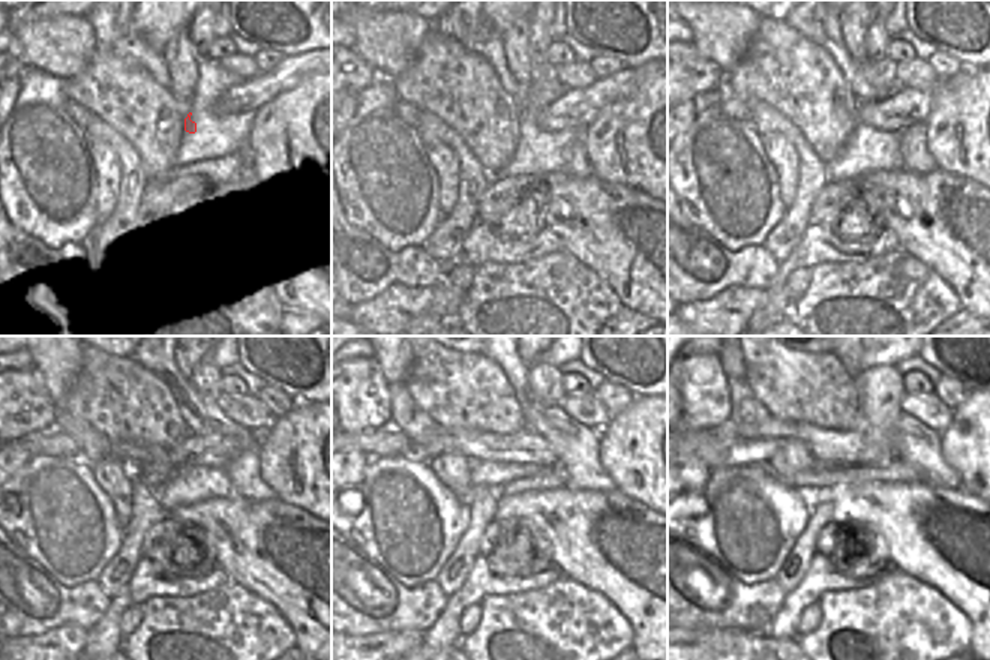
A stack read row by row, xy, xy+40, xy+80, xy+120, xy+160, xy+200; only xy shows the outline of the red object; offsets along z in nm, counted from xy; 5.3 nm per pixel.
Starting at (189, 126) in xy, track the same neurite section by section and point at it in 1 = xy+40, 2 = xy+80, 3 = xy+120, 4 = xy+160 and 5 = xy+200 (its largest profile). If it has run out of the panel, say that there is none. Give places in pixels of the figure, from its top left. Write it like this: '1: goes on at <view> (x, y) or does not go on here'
1: goes on at xy+40 (524, 120)
2: goes on at xy+80 (879, 138)
3: goes on at xy+120 (207, 474)
4: goes on at xy+160 (483, 474)
5: goes on at xy+200 (819, 474)

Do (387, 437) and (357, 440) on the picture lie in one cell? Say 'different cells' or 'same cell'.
same cell

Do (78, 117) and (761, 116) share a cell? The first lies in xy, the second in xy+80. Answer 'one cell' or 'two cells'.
two cells

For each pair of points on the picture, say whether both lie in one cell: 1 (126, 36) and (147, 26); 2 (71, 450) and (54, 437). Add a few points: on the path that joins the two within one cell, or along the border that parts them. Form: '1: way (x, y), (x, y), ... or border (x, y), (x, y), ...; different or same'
1: border (132, 15), (132, 27), (153, 48), (162, 53); different
2: way (66, 447), (59, 441); same

